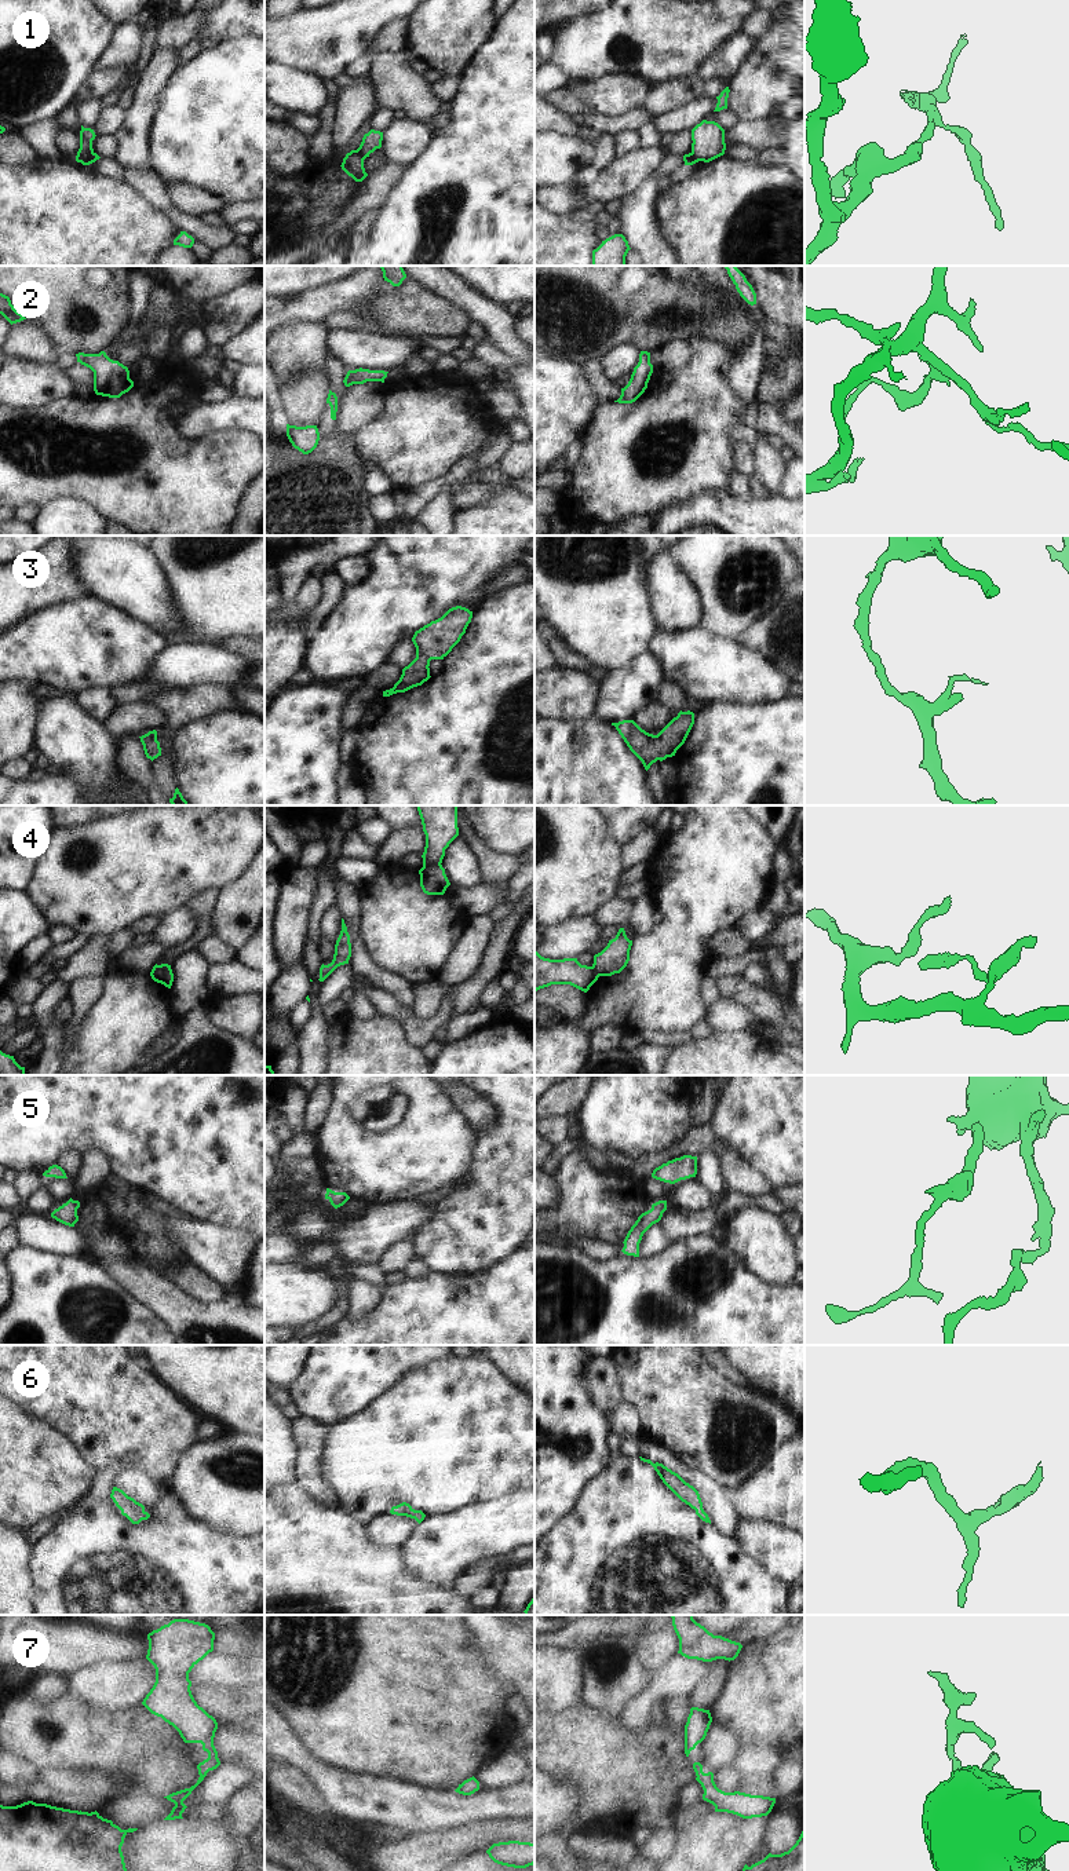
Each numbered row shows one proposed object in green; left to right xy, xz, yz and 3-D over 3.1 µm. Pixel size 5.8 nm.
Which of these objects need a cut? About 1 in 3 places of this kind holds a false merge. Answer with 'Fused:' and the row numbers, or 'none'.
Fused: 1, 4

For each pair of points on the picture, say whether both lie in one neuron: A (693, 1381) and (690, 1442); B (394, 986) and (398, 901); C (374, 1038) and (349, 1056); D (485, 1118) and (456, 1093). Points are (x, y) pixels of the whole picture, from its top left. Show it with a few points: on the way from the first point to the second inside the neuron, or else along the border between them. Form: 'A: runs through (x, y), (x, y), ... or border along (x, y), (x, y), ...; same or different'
A: runs through (690, 1396), (690, 1426); same
B: border along (368, 956), (379, 968), (412, 985); different
C: runs through (368, 1044), (354, 1056); same
D: runs through (478, 1111), (463, 1097); same

